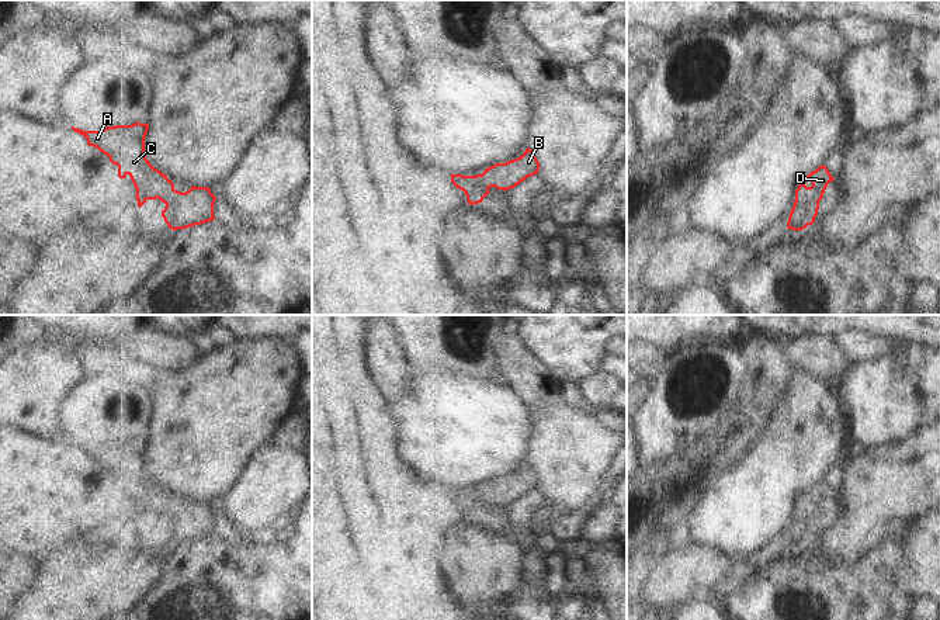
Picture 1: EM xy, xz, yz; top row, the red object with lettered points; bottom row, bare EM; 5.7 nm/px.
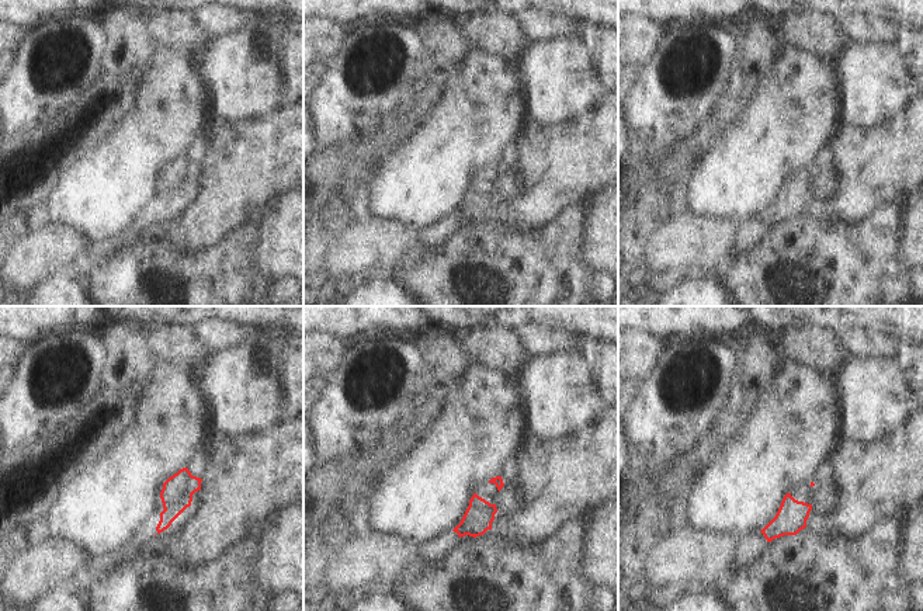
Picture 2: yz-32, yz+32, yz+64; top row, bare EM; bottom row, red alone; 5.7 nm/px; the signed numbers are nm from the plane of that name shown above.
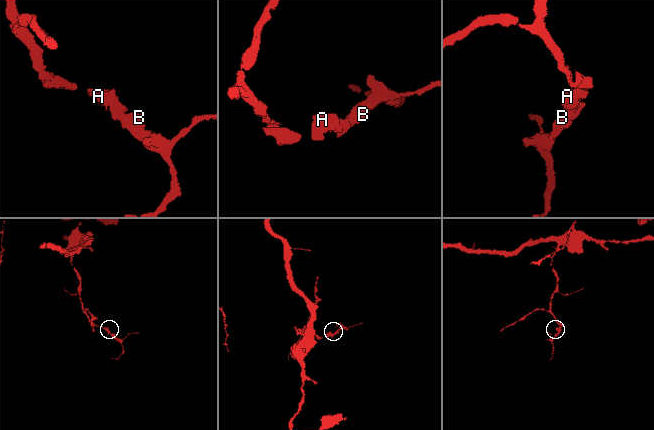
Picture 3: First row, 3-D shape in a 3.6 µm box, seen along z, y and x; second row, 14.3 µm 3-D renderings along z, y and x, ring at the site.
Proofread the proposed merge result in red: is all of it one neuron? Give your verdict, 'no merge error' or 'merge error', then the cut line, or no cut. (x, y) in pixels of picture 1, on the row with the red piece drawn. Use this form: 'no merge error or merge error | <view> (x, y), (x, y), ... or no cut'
no merge error | no cut

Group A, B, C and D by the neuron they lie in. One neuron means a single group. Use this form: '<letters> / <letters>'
A B C D

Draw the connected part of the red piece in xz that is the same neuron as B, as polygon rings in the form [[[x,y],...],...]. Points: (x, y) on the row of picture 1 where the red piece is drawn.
[[[527,148],[526,152],[513,160],[506,163],[496,163],[482,174],[462,176],[450,174],[451,183],[462,190],[466,195],[466,201],[471,205],[479,204],[490,193],[490,187],[497,190],[510,190],[524,181],[527,177],[537,174],[540,170],[540,162],[534,152]]]

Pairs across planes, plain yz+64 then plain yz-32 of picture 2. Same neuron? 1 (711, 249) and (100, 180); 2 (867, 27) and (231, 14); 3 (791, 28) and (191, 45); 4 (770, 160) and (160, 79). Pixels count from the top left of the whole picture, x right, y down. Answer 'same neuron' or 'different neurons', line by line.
1: different neurons
2: same neuron
3: same neuron
4: same neuron

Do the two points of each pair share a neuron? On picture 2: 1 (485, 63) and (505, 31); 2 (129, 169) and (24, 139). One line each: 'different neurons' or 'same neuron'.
1: different neurons
2: different neurons

